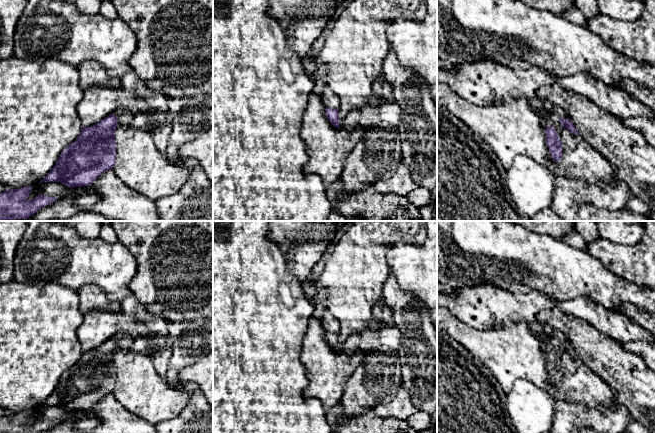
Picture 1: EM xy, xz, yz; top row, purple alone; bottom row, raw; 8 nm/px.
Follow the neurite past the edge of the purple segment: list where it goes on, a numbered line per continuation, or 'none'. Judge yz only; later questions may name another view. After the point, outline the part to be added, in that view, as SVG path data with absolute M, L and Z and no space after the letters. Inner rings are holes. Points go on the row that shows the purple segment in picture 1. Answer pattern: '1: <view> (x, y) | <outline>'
1: yz (557, 110) | M553 106L552 111L559 117L564 119L569 119L566 112L559 106Z

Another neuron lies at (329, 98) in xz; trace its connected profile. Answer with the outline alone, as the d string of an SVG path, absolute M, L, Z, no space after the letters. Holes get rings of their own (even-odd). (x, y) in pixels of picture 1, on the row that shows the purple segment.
M327 85L319 92L323 104L328 108L338 109L340 106L339 97Z

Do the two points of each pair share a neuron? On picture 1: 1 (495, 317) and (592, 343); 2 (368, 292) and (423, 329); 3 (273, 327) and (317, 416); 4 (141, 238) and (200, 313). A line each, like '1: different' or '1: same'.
1: same
2: different
3: same
4: same

